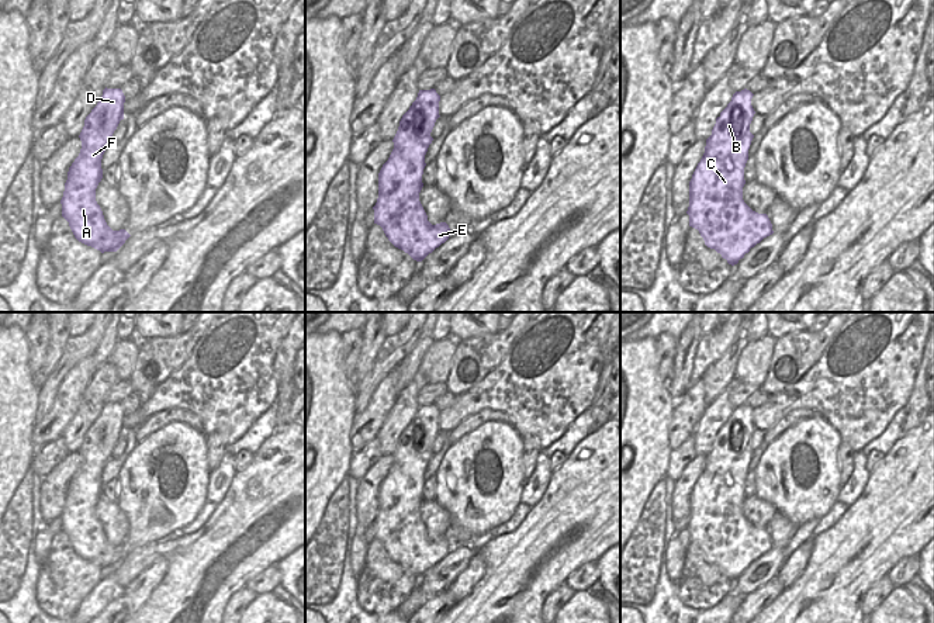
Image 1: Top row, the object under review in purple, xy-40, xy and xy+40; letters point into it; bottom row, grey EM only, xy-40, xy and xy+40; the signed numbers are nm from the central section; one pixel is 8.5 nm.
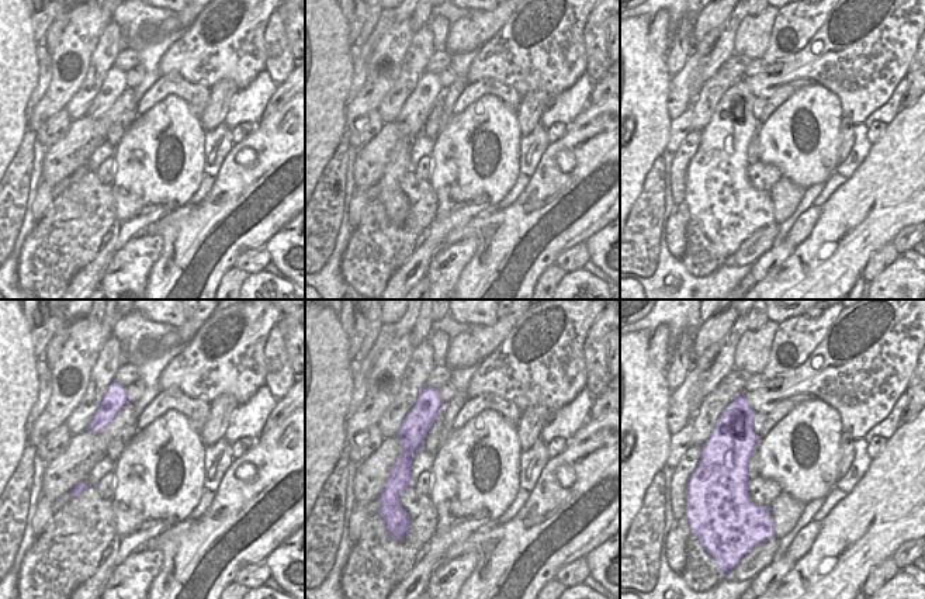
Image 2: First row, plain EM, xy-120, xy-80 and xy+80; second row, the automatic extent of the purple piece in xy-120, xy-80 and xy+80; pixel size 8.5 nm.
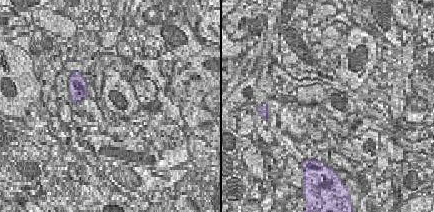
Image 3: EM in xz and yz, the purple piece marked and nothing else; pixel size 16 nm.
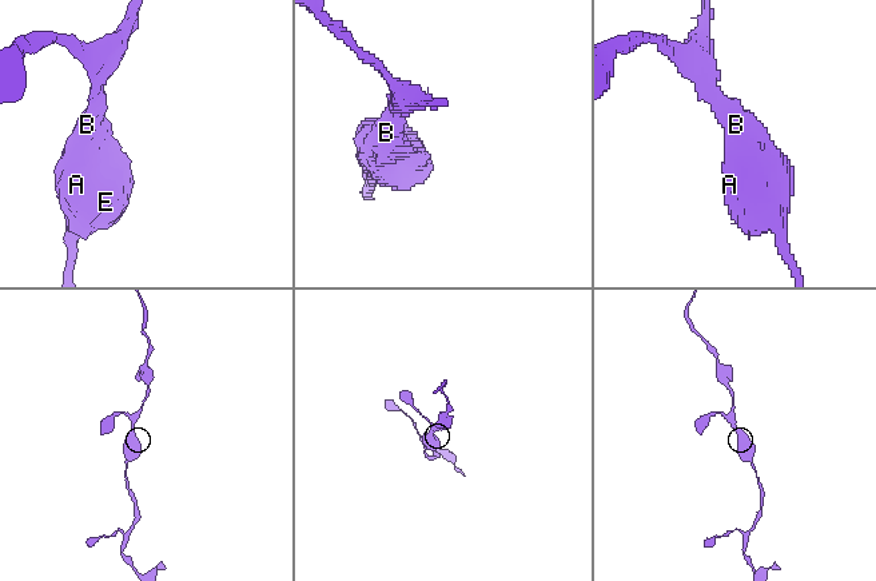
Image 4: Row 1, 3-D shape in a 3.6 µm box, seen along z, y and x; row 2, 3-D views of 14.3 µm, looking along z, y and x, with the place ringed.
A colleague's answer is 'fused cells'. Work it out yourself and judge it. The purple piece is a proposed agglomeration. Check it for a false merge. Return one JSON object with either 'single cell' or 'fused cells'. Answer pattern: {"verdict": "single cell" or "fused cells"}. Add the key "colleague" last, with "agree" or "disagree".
{"verdict": "single cell", "colleague": "disagree"}

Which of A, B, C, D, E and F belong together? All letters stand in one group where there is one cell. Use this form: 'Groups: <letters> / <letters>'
Groups: A B C D E F

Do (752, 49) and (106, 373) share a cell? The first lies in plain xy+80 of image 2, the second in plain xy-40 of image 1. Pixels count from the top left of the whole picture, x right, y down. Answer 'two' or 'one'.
two

